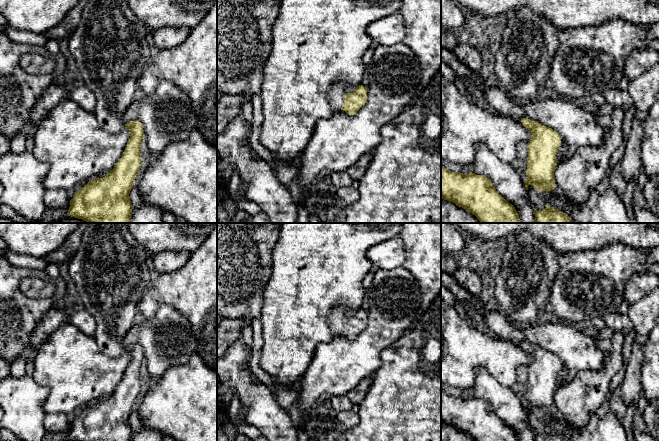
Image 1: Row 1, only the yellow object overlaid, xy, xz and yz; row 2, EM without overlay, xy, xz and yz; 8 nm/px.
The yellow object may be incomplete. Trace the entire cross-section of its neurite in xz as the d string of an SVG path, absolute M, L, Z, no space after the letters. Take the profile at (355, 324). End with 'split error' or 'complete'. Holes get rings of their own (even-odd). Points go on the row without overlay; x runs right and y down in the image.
M341 304L330 312L328 323L334 334L343 334L349 339L356 338L367 325L367 312L359 309L351 316L346 316L346 307Z | split error

